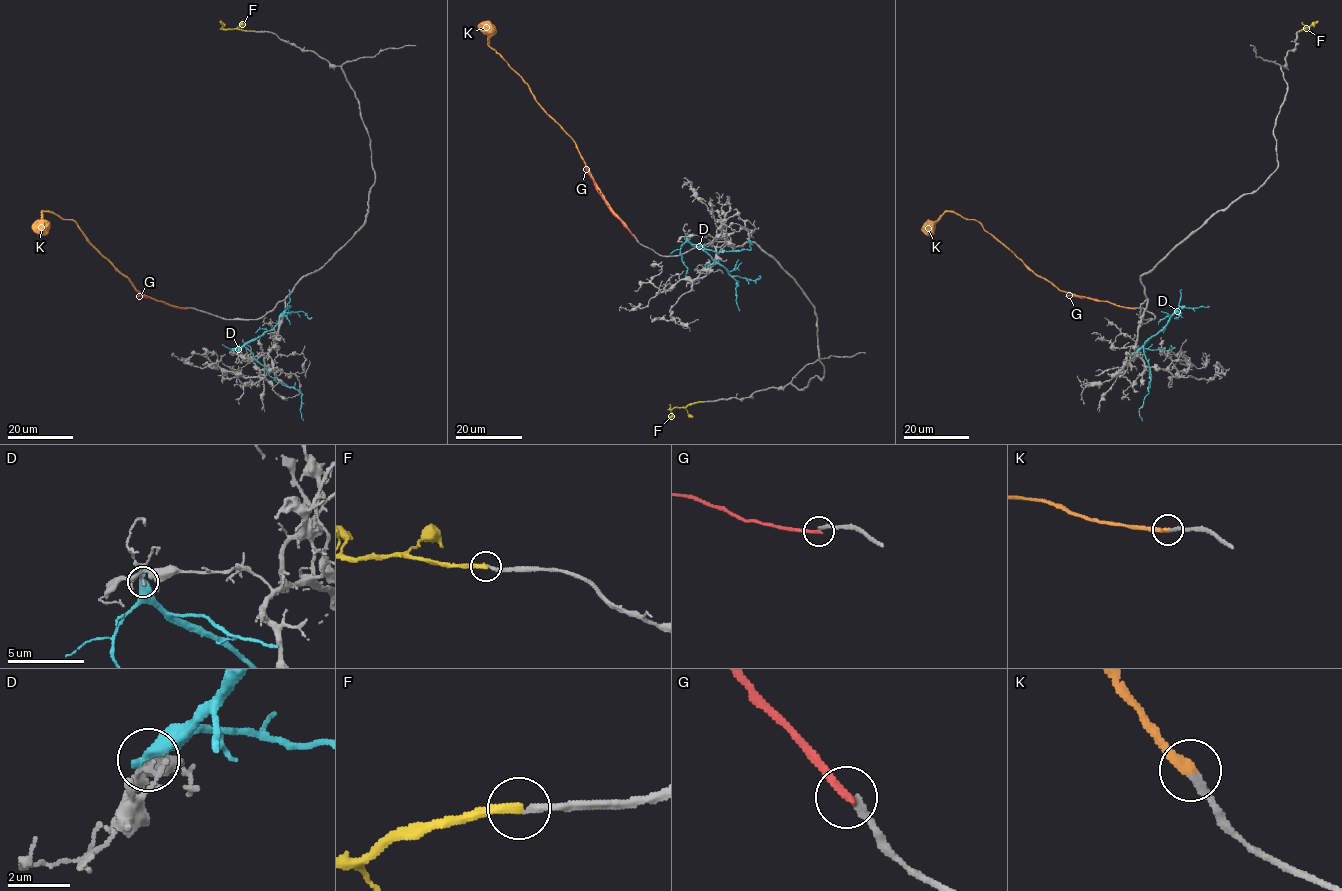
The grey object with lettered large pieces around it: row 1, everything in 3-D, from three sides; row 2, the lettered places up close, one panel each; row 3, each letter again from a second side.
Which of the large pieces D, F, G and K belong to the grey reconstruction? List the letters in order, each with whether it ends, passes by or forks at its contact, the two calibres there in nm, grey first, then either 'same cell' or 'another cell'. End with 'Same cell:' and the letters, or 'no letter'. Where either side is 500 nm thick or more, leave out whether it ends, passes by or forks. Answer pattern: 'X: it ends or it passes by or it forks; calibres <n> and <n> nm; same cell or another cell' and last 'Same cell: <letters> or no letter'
D: calibres 160 and 550 nm; another cell
F: it ends; calibres 220 and 320 nm; same cell
G: it ends; calibres 240 and 240 nm; another cell
K: it ends; calibres 280 and 320 nm; same cell
Same cell: F, K

